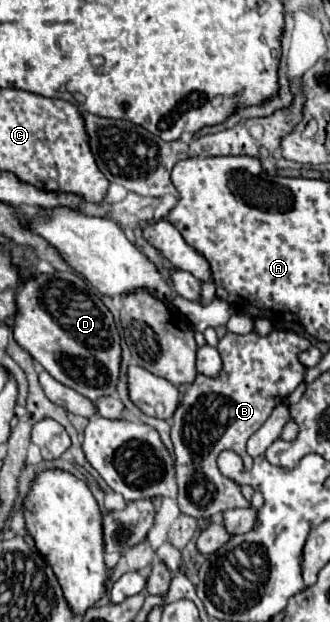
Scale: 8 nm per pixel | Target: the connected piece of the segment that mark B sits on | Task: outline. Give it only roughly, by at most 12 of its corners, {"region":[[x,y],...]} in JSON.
{"region":[[228,332],[172,424],[178,506],[248,506],[216,458],[302,384],[304,336]]}

